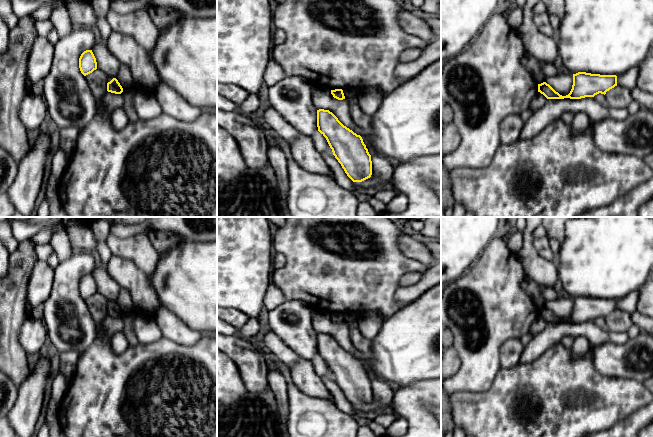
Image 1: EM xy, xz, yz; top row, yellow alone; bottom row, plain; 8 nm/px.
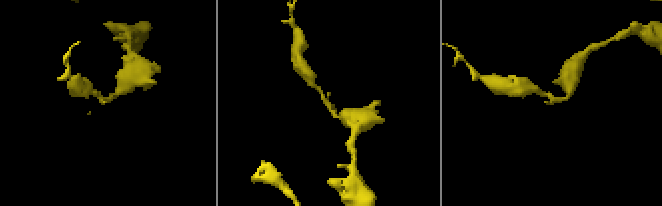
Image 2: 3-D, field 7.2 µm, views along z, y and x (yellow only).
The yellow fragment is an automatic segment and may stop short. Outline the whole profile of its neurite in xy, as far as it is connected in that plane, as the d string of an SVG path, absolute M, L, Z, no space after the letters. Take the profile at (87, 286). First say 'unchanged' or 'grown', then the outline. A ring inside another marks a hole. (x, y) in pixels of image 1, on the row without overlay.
unchanged | M86 274L81 278L79 282L79 292L84 300L97 293L96 282L92 274Z

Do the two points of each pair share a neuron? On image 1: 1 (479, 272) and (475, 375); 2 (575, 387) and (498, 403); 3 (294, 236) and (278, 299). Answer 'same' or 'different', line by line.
1: same
2: same
3: different

